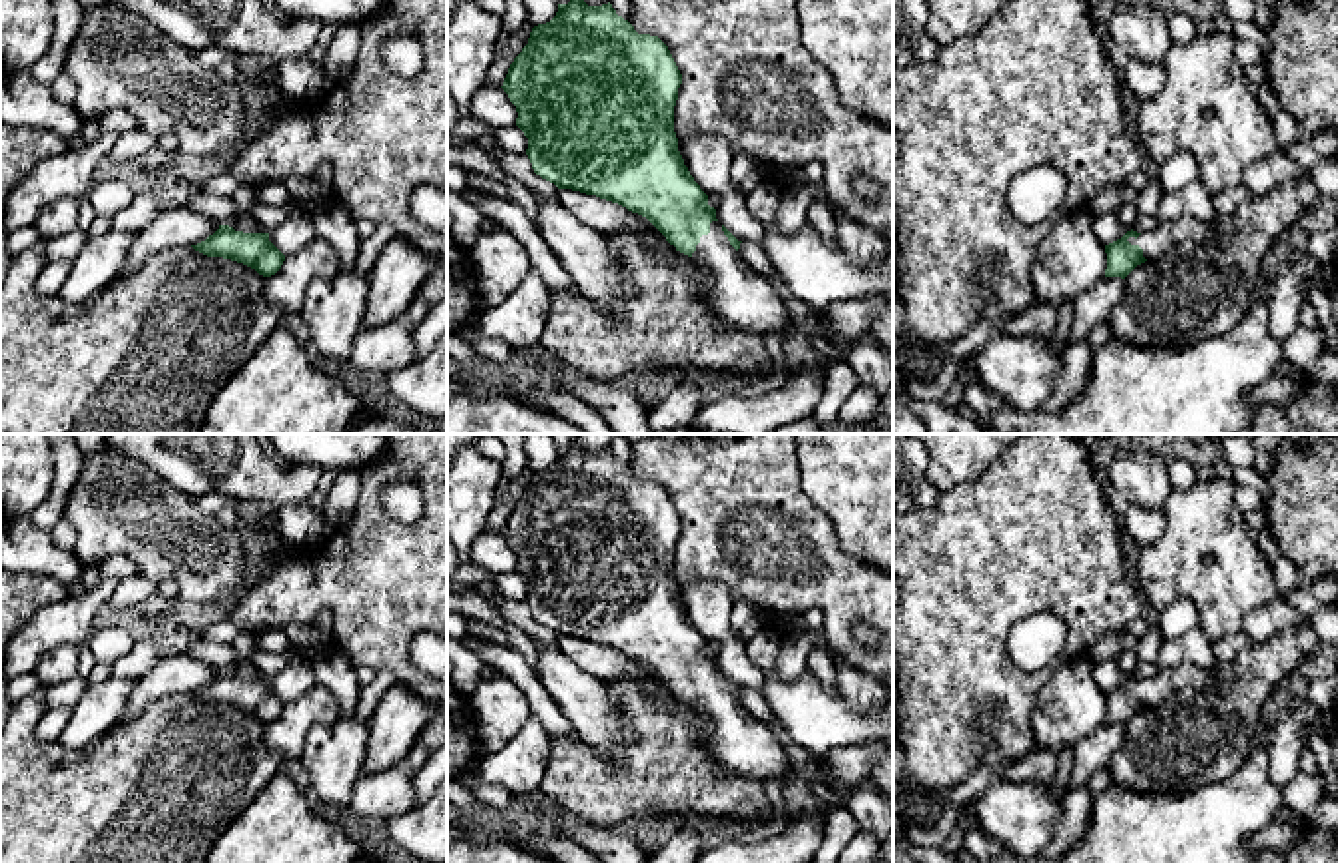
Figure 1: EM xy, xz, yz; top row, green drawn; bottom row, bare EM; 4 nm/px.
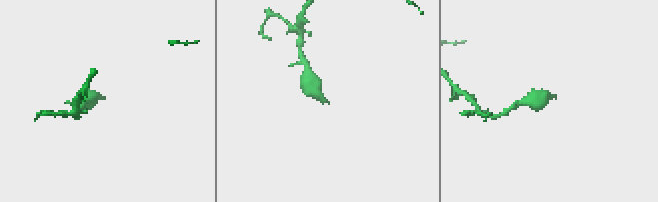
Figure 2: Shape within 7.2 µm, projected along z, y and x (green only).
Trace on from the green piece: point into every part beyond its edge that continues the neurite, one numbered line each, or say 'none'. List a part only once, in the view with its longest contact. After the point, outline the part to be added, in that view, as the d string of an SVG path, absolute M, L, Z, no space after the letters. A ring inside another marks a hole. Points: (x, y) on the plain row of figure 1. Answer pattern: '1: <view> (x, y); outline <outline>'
1: xz (748, 748); outline M720 668L700 684L692 706L712 727L712 753L734 775L766 783L792 773L786 747L768 723L756 719L730 692Z

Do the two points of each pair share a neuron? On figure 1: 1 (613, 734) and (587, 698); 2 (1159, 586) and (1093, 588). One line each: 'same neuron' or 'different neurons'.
1: same neuron
2: different neurons

